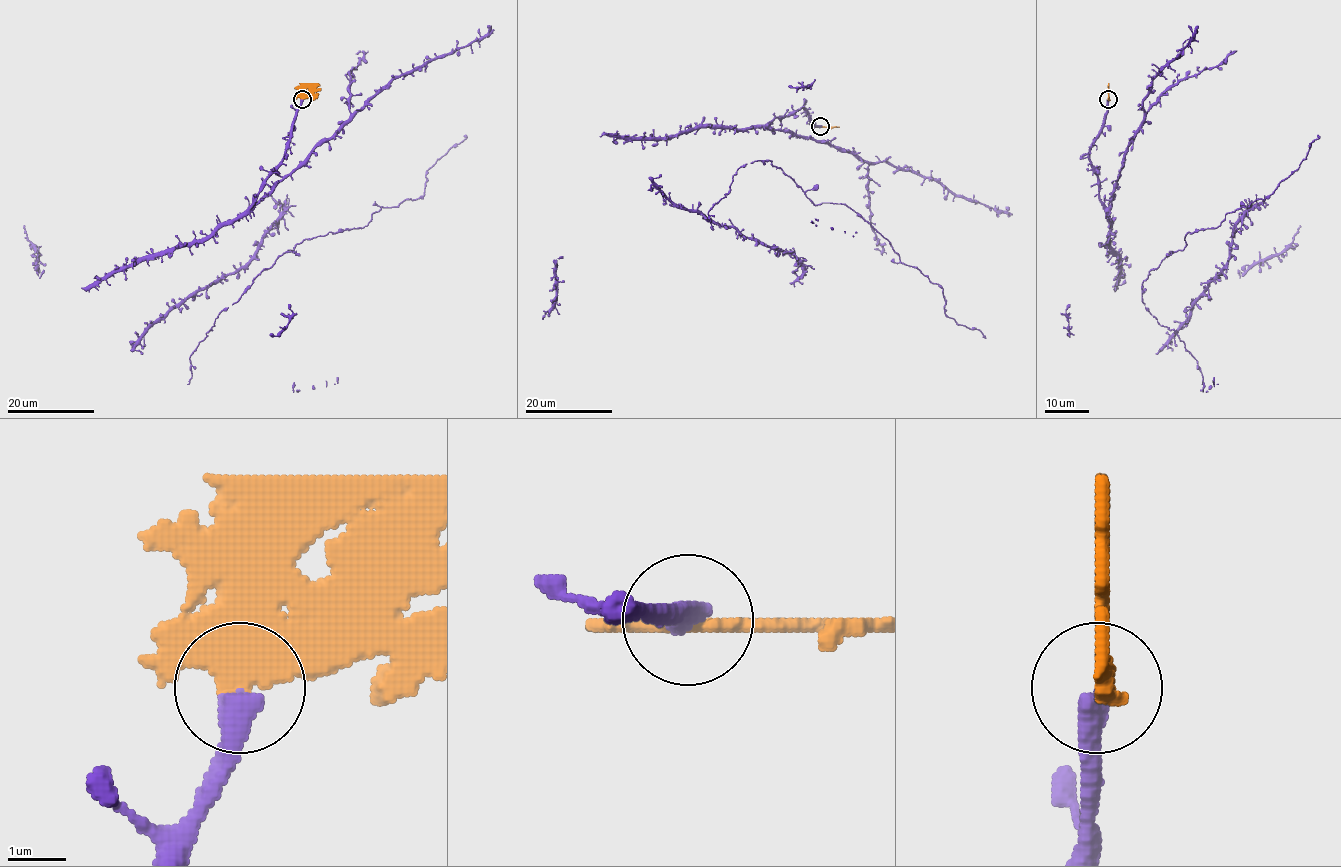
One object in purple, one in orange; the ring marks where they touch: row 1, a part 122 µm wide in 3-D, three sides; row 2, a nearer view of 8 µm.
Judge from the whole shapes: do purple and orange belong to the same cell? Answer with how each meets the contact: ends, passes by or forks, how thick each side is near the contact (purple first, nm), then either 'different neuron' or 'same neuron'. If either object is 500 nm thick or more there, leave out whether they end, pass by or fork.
440 nm thick on the purple side, 550 nm on the other; different neuron

